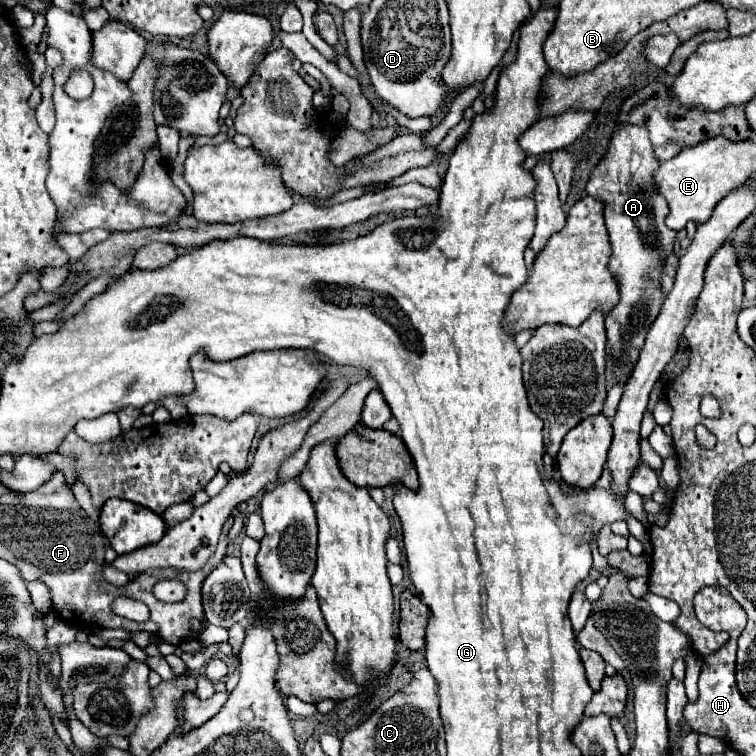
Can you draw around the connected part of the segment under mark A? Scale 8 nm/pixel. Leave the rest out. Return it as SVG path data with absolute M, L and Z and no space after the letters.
M624 126L614 132L606 158L602 158L602 166L592 170L586 184L586 192L604 204L604 220L612 246L608 268L620 290L618 304L606 314L608 364L620 386L626 386L638 362L640 348L644 346L646 332L660 314L664 302L660 278L664 276L668 256L674 252L678 234L664 224L666 202L662 202L662 198L654 194L654 186L650 186L650 170L654 170L654 166L658 166L658 160L654 158L646 130Z

